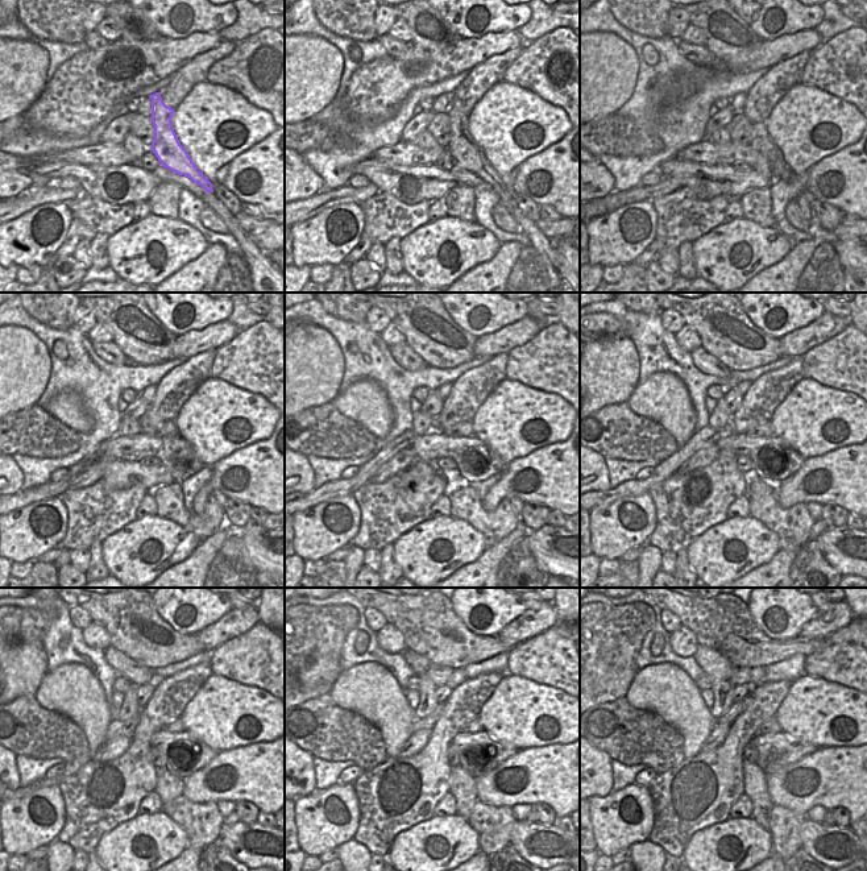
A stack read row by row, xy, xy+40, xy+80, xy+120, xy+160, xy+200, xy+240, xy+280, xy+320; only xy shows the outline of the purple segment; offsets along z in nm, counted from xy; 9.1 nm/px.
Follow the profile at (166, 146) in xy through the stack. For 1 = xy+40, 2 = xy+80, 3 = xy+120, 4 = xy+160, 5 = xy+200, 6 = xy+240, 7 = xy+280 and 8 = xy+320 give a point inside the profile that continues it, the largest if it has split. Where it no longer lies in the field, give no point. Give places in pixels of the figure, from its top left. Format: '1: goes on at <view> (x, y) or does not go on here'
1: goes on at xy+40 (467, 154)
2: goes on at xy+80 (762, 142)
3: goes on at xy+120 (169, 498)
4: goes on at xy+160 (465, 504)
5: goes on at xy+200 (792, 526)
6: goes on at xy+240 (202, 822)
7: goes on at xy+280 (493, 824)
8: goes on at xy+320 (784, 825)

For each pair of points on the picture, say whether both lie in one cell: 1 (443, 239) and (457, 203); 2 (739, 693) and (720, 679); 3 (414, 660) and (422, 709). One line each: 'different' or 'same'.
1: different
2: different
3: same

